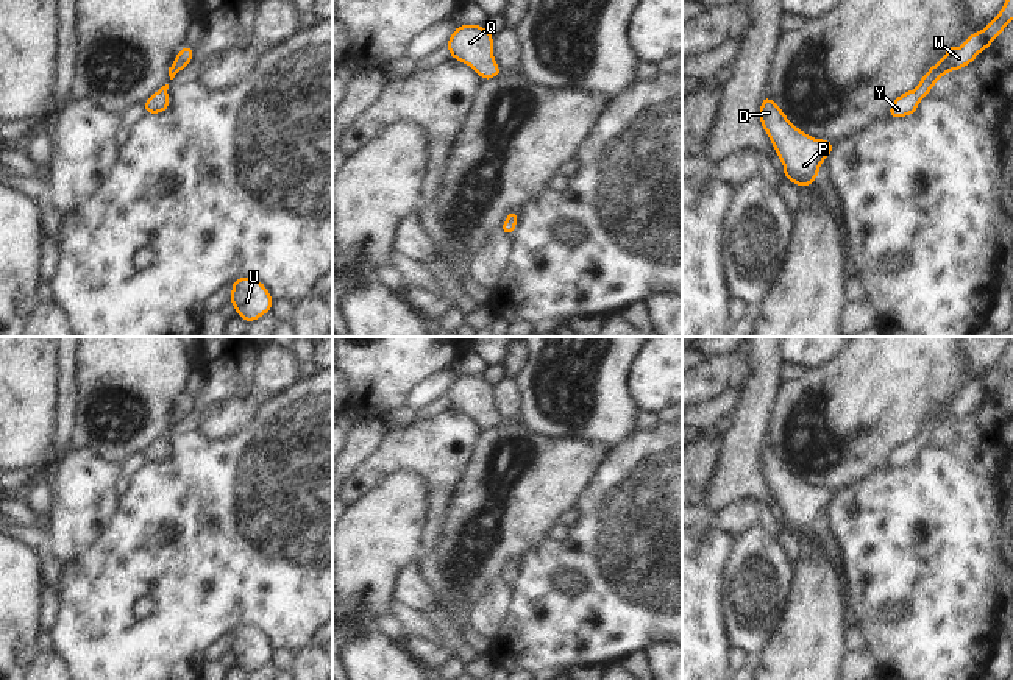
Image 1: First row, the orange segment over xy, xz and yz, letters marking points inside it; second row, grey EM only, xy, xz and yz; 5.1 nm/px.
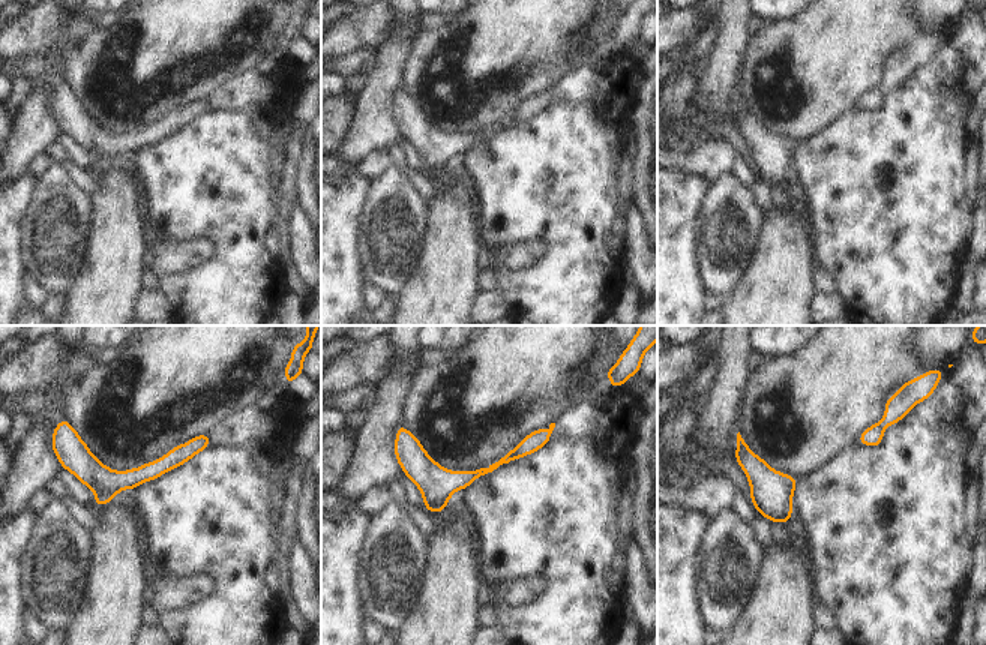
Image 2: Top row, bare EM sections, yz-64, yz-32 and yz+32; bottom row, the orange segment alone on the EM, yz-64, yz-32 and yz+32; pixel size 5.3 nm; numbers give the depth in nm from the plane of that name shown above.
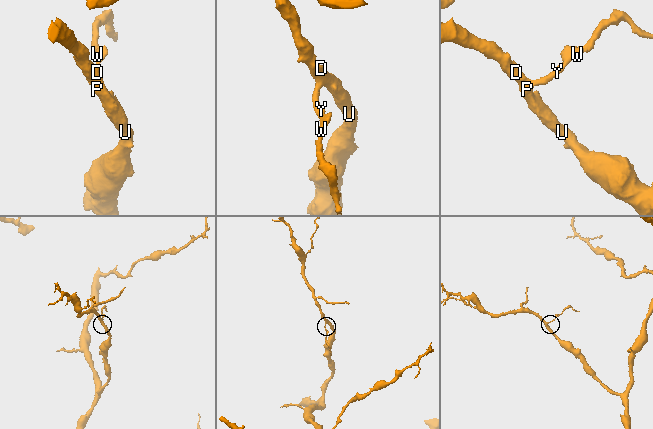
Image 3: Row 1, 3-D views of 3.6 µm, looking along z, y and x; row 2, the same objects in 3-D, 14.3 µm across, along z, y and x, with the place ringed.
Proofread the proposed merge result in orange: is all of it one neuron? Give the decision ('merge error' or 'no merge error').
no merge error

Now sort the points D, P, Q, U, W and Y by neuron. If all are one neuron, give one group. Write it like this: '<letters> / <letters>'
D P Q U W Y

